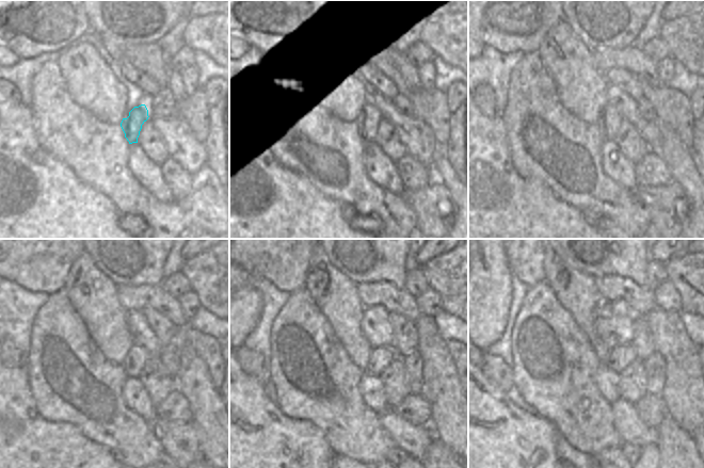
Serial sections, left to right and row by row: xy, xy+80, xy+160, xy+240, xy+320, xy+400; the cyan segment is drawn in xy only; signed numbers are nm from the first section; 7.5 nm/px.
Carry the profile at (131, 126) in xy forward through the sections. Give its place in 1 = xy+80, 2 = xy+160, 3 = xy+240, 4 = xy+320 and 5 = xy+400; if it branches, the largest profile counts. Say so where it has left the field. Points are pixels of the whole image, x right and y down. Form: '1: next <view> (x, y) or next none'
1: next xy+80 (368, 122)
2: next xy+160 (610, 119)
3: next xy+240 (137, 357)
4: next xy+320 (380, 357)
5: next xy+400 (621, 356)

